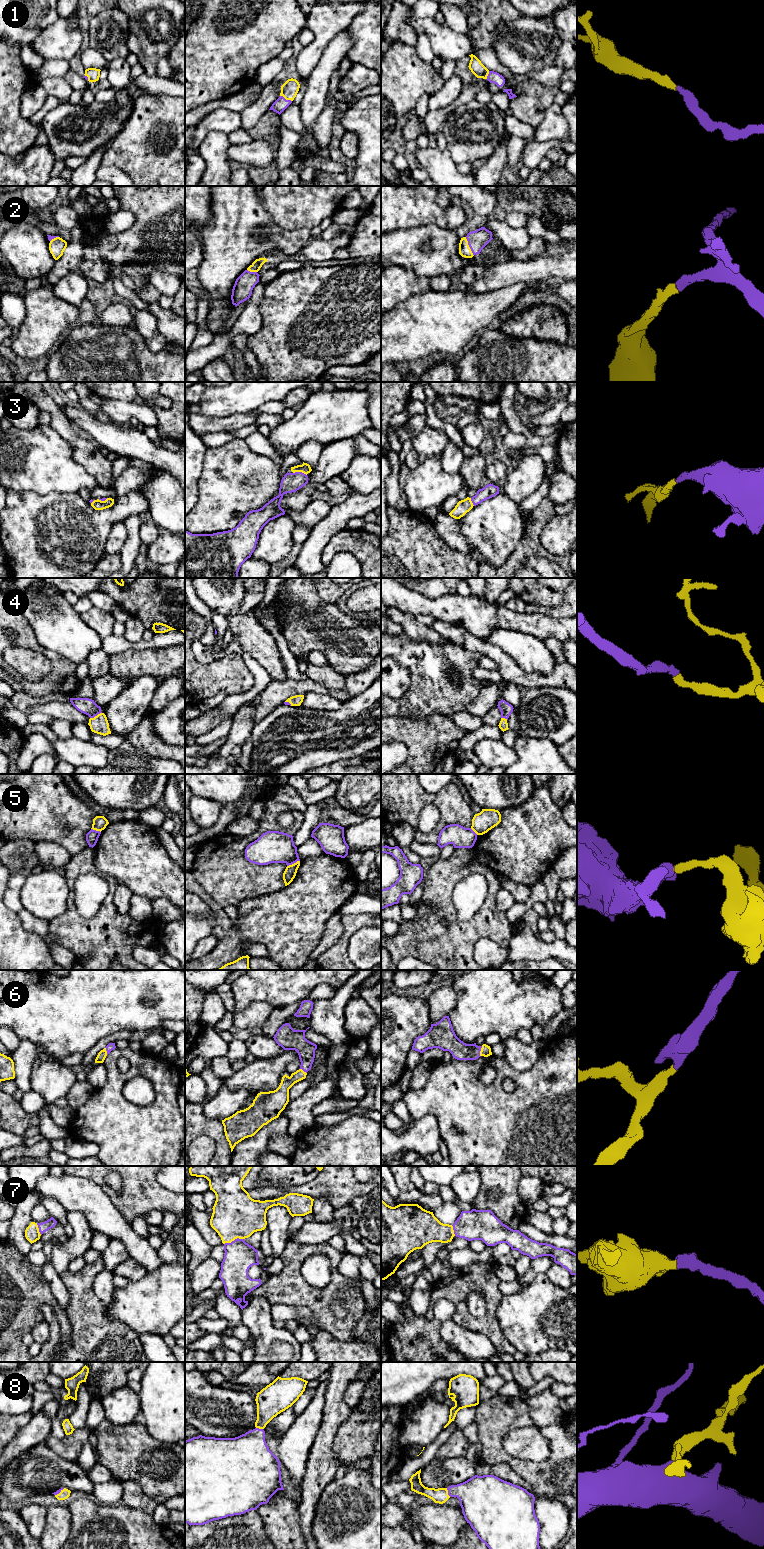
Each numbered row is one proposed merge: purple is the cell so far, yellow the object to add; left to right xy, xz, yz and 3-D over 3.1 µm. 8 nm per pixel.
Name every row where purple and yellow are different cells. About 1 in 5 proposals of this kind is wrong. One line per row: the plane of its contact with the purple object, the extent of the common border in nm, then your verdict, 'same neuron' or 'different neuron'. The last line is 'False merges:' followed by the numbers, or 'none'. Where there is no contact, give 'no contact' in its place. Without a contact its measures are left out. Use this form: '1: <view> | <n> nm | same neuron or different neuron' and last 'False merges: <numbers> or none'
1: xz | 110 nm | same neuron
2: yz | 170 nm | same neuron
3: xz | 110 nm | same neuron
4: xy | 110 nm | same neuron
5: xz | 120 nm | different neuron
6: yz | 80 nm | same neuron
7: xz | 170 nm | same neuron
8: yz | 80 nm | same neuron
False merges: 5

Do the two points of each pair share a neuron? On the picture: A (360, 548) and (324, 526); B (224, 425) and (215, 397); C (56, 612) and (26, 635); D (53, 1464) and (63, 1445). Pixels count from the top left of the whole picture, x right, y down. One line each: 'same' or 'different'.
A: different
B: different
C: different
D: different

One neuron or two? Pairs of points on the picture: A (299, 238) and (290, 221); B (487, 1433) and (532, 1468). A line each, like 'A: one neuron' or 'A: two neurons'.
A: two neurons
B: one neuron

